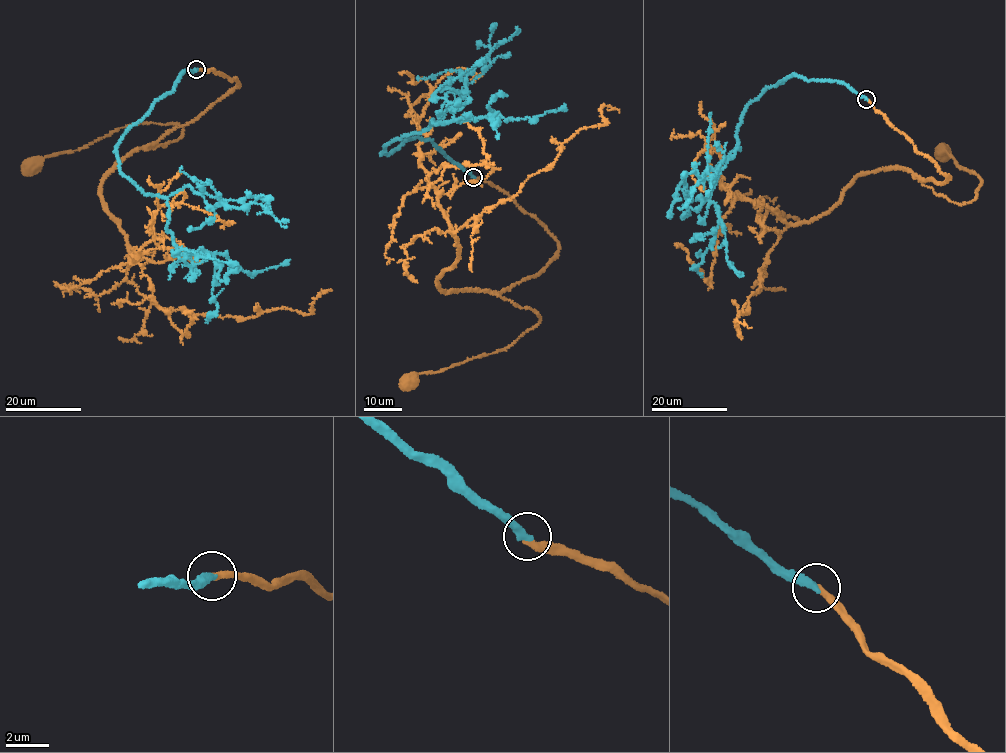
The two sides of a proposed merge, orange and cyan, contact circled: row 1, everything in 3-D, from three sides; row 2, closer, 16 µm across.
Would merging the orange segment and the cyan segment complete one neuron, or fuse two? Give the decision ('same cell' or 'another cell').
same cell

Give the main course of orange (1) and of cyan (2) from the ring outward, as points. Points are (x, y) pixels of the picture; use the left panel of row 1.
1: (195, 69), (234, 78), (239, 85), (148, 147), (176, 140), (181, 126), (138, 124), (31, 165)
2: (196, 69), (155, 99), (116, 153), (121, 171), (166, 200), (172, 242), (204, 257), (178, 256), (237, 264)

